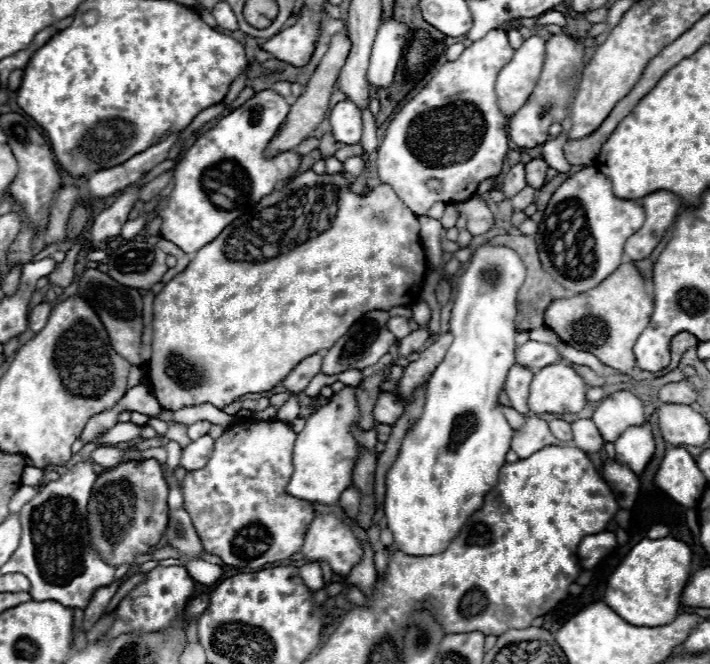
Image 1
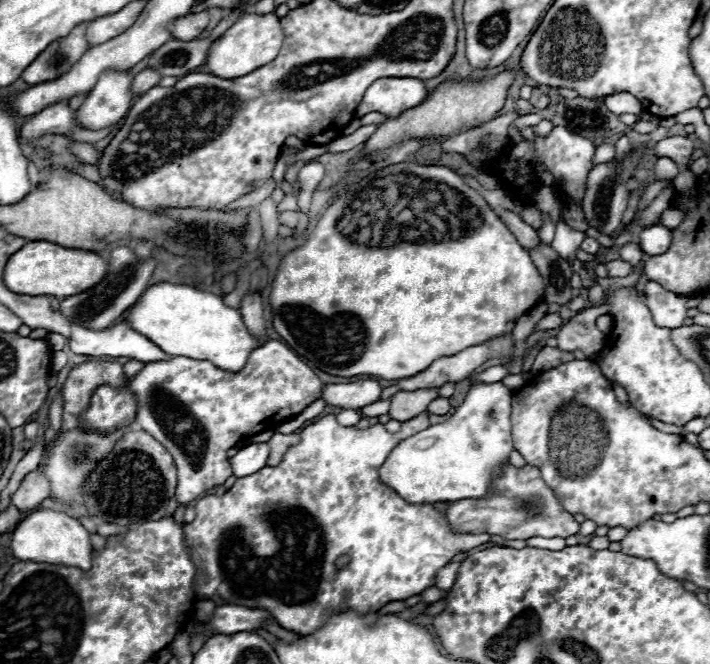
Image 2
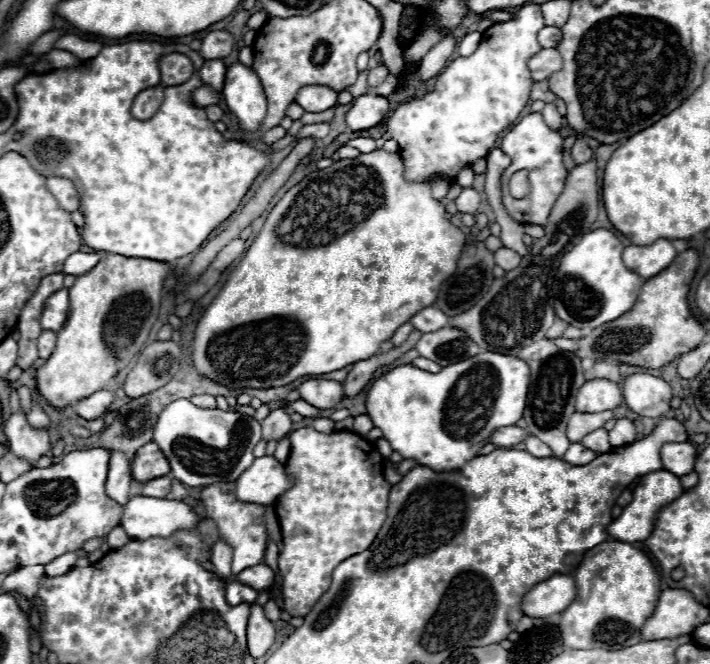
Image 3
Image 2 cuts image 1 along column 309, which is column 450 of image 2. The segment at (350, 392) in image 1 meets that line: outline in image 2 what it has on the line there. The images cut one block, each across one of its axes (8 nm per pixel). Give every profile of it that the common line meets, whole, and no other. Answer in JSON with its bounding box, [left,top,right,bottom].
[378,382,514,504]

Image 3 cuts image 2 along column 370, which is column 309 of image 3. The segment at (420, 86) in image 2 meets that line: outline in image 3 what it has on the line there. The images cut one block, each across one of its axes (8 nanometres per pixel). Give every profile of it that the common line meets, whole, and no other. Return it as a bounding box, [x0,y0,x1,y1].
[296,84,338,112]

